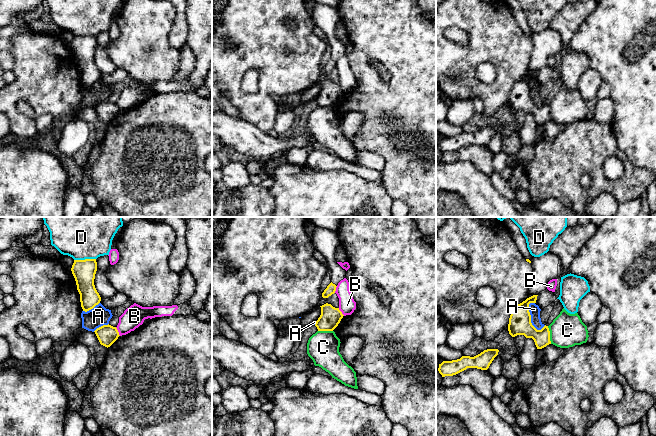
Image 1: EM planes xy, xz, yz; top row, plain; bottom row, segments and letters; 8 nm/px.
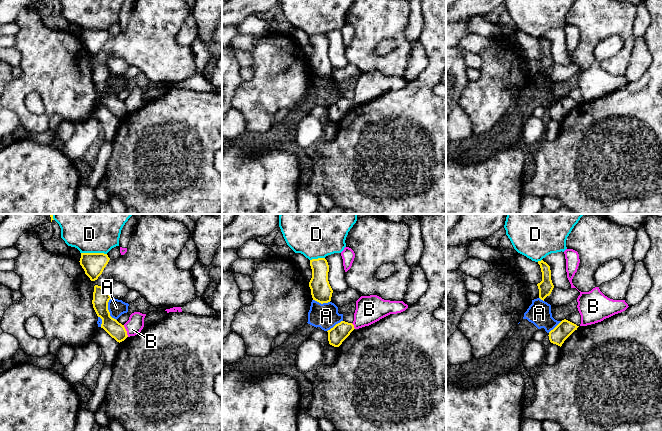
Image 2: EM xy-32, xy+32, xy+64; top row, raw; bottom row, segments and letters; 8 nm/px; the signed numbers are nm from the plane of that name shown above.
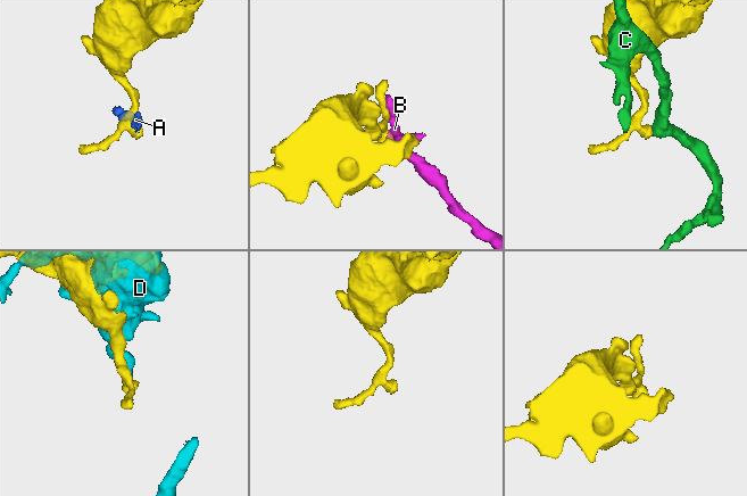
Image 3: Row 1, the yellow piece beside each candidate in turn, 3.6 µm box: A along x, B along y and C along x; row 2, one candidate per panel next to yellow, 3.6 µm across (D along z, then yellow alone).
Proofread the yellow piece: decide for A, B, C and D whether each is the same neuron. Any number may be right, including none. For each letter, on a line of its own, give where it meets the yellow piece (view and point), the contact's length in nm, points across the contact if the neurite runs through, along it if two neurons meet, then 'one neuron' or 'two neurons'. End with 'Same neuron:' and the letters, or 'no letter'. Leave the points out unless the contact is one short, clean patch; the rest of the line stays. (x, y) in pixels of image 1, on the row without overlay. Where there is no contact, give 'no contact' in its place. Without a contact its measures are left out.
A: yz (530, 93) | 240 nm | along yz (530, 78), (530, 98), (540, 106) | two neurons
B: xy (117, 107) | 80 nm | two neurons
C: yz (549, 111) | 150 nm | two neurons
D: xy (85, 35) | 180 nm | two neurons
Same neuron: no letter

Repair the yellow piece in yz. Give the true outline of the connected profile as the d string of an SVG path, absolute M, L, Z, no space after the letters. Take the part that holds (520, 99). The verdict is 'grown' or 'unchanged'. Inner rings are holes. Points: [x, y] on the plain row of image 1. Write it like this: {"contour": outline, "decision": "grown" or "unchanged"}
{"contour": "M537 72L527 74L513 85L509 94L508 107L512 113L524 111L526 114L532 114L537 125L542 125L551 120L551 117L548 102L545 101L541 106L537 106L531 99L529 80L536 79Z", "decision": "unchanged"}

